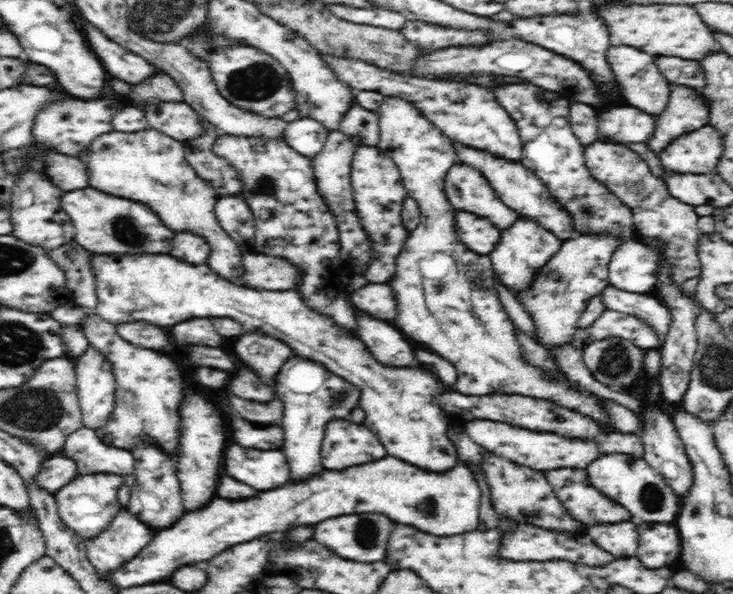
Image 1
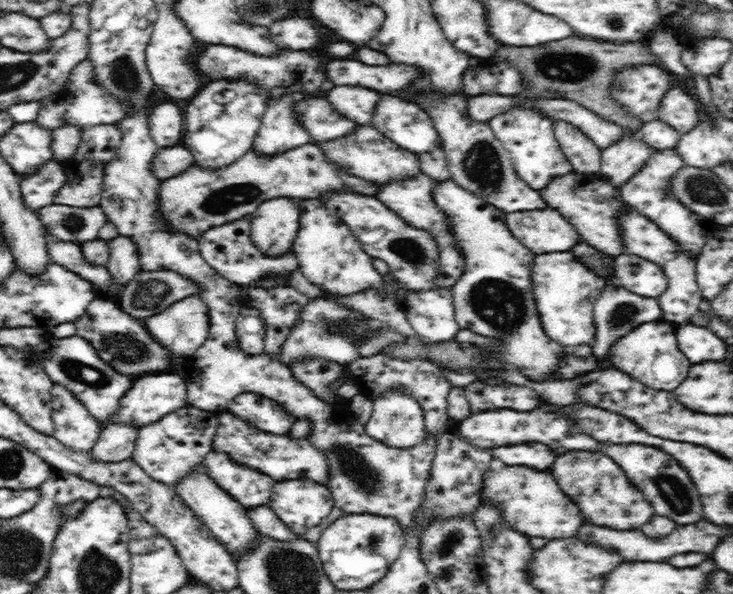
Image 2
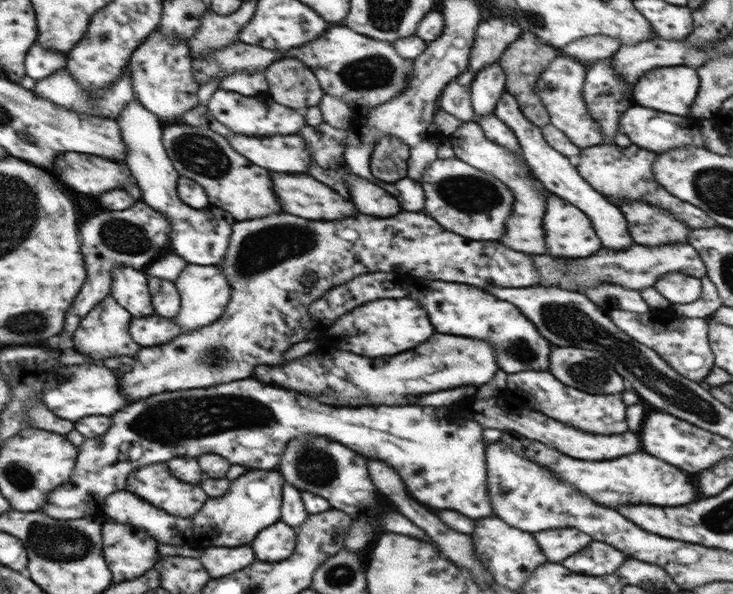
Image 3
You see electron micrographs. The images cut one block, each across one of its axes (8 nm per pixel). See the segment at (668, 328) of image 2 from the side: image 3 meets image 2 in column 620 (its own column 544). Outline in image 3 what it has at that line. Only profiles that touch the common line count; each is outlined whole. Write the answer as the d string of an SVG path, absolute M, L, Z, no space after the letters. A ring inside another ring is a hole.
M420 278L412 280L408 288L408 298L418 300L426 308L436 332L488 340L493 344L499 368L509 375L528 370L549 370L549 359L553 349L551 342L548 342L548 339L538 332L534 323L511 302L482 292L474 286Z

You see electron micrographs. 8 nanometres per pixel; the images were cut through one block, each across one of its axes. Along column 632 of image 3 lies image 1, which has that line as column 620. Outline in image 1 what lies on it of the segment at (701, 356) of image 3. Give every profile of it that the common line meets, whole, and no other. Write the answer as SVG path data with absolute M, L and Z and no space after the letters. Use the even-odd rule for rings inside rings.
M605 309L600 316L586 328L576 328L573 344L578 350L584 350L588 344L596 340L604 340L610 336L633 342L638 348L645 350L658 349L660 336L648 324L639 318Z

